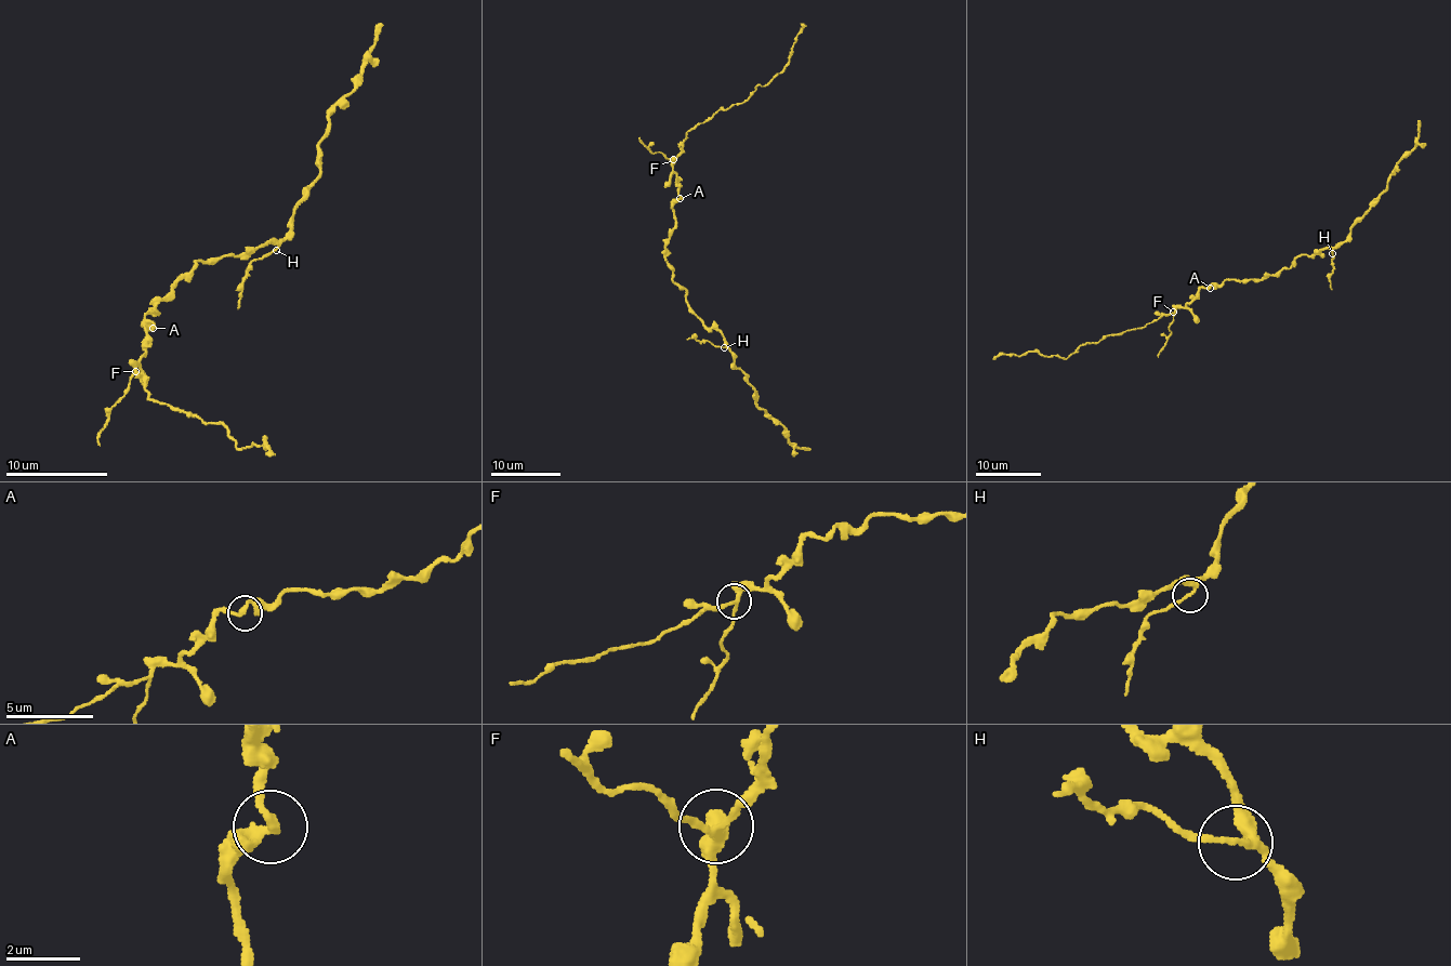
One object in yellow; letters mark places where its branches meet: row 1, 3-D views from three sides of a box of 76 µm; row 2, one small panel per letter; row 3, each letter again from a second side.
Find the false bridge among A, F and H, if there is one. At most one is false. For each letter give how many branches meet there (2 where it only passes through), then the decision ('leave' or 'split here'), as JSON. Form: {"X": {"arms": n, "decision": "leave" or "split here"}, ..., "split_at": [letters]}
{"A": {"arms": 2, "decision": "leave"}, "F": {"arms": 4, "decision": "split here"}, "H": {"arms": 3, "decision": "leave"}, "split_at": ["F"]}

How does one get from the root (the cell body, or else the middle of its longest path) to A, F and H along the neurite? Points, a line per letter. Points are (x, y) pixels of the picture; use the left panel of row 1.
A: (156, 311), (145, 314), (144, 319), (152, 322), (153, 328)
F: (156, 311), (145, 314), (144, 319), (153, 326), (145, 329), (143, 354), (133, 365), (136, 371)
H: (156, 311), (153, 309), (157, 301), (168, 294), (197, 261), (251, 253), (267, 242), (275, 245), (276, 250)

